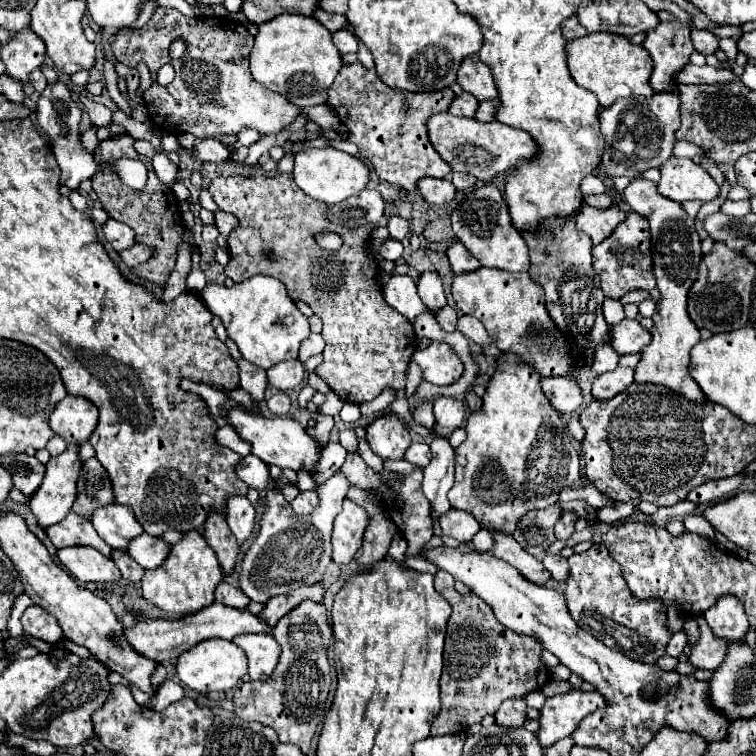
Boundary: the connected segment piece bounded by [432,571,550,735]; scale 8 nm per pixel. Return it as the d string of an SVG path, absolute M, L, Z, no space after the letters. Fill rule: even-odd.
M438 571L434 587L450 603L452 615L448 619L444 671L440 679L442 713L432 723L432 735L460 733L480 723L486 715L496 713L506 699L522 699L528 691L542 689L542 685L548 683L550 671L540 659L544 647L536 639L518 635L500 625L490 605L474 593L460 595L448 573Z

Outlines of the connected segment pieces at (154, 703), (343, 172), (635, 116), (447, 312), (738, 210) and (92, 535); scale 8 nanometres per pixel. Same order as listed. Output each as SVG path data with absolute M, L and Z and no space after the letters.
M166 681L166 683L162 683L160 691L150 701L146 701L144 705L148 705L148 709L162 711L166 705L170 705L174 701L180 701L180 699L182 699L182 687L172 683L172 681Z
M308 147L308 149L302 149L294 155L294 181L296 185L306 193L310 195L312 199L318 199L318 201L324 201L328 205L334 205L334 203L340 203L344 199L348 199L350 195L362 191L368 183L368 167L364 165L362 159L358 157L352 157L344 151L338 151L338 149L332 149L332 147L326 147L326 149L316 149L316 147Z
M658 93L648 99L622 99L600 113L600 131L606 141L602 165L608 177L636 179L650 167L660 167L672 157L676 129L680 127L680 97L676 93Z
M444 305L444 309L438 309L432 313L432 317L438 321L438 325L444 331L456 331L456 311L450 305Z
M726 199L722 203L720 211L726 213L726 215L742 215L744 217L746 213L750 213L750 201L730 201L730 199Z
M68 513L68 517L64 521L48 527L46 533L58 549L86 545L86 547L98 549L106 557L112 557L112 553L114 553L114 549L110 545L106 545L102 541L102 537L96 533L92 523L86 521L86 519L80 519L76 513Z

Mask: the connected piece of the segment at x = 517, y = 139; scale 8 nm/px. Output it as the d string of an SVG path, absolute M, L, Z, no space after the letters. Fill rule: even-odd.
M438 113L428 119L428 135L434 149L448 165L452 165L452 171L466 171L486 183L490 183L498 173L516 171L524 161L532 161L536 155L540 155L540 147L530 133L508 127L500 121L480 123L468 117Z

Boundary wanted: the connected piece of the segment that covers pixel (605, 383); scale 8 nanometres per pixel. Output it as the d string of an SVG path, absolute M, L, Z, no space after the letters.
M628 353L624 357L620 357L620 363L614 371L608 371L608 373L602 373L596 377L594 385L592 385L592 395L594 399L598 401L604 401L604 399L610 399L614 397L616 393L624 391L628 385L634 383L634 373L636 373L636 365L640 361L640 355L636 353Z

